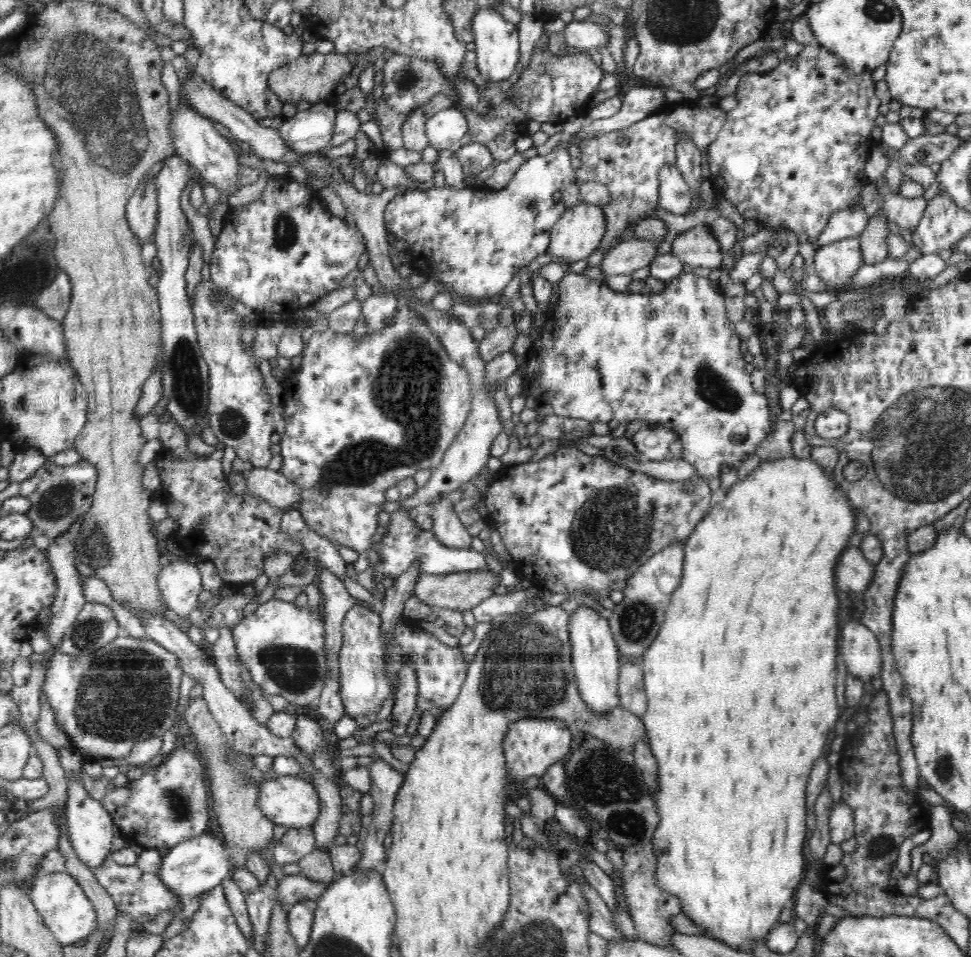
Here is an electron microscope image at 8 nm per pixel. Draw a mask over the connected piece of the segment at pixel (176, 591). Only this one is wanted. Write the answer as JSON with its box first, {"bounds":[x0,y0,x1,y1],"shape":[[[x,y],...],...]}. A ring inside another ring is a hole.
{"bounds":[157,561,202,619],"shape":[[[171,561],[159,572],[157,583],[166,608],[179,617],[194,619],[200,611],[198,595],[202,592],[200,571],[190,561]]]}

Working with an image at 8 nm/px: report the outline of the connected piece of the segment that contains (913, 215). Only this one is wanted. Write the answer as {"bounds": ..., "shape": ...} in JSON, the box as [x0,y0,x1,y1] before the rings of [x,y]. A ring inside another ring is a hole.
{"bounds":[882,194,927,231],"shape":[[[887,194],[882,203],[884,215],[889,222],[896,222],[900,230],[915,231],[927,208],[924,196],[908,199],[900,194]]]}

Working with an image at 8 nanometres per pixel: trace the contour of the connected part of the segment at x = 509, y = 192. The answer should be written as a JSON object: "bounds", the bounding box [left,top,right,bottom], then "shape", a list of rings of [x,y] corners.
{"bounds":[385,139,578,301],"shape":[[[572,139],[565,140],[546,156],[530,158],[514,174],[514,178],[502,190],[493,192],[474,192],[470,188],[457,190],[450,186],[435,188],[430,185],[424,192],[399,193],[385,209],[385,224],[396,239],[404,240],[412,254],[412,266],[428,280],[436,284],[444,284],[446,289],[458,295],[465,295],[472,301],[486,301],[498,293],[503,293],[508,283],[521,268],[530,265],[540,254],[546,253],[551,240],[551,230],[564,215],[566,208],[554,200],[554,193],[564,186],[578,183],[575,169],[572,168],[572,158],[568,154],[567,144]]]}

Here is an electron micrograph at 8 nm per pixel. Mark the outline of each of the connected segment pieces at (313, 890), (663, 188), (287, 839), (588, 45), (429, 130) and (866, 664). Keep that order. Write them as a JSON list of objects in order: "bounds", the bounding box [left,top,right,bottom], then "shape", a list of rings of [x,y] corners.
[{"bounds":[276,874,328,907],"shape":[[[284,874],[276,888],[279,902],[289,907],[303,900],[316,901],[328,888],[328,883],[316,882],[298,874]]]},{"bounds":[658,165,693,214],"shape":[[[676,165],[660,168],[658,181],[660,181],[659,194],[661,208],[673,214],[687,214],[691,212],[693,193]]]},{"bounds":[272,827,315,865],"shape":[[[310,827],[289,828],[280,840],[274,842],[272,856],[280,865],[297,863],[303,856],[315,851],[315,834]]]},{"bounds":[563,18,607,51],"shape":[[[594,18],[584,21],[573,20],[563,29],[568,48],[577,51],[594,51],[600,46],[607,47],[605,22]]]},{"bounds":[425,106,468,152],"shape":[[[451,106],[428,117],[425,128],[429,145],[440,152],[455,149],[468,131],[468,121],[459,106]]]},{"bounds":[840,620,881,682],"shape":[[[850,620],[842,626],[840,634],[840,653],[844,656],[848,674],[856,676],[860,680],[872,682],[872,678],[881,675],[881,649],[876,636],[860,621]]]}]

